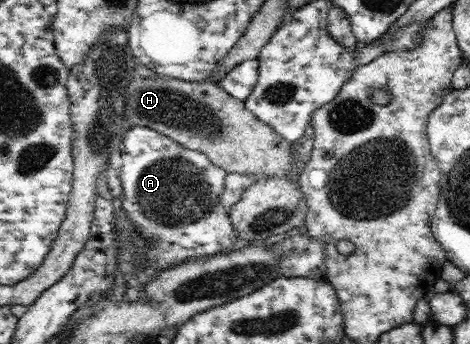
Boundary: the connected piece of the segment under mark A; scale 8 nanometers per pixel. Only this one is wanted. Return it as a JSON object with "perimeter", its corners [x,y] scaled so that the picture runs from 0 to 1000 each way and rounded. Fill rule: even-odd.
{"perimeter":[[[285,366],[270,375],[262,401],[257,462],[253,520],[262,544],[260,605],[277,625],[296,674],[283,701],[287,706],[315,695],[321,703],[319,718],[306,718],[300,741],[283,744],[291,782],[362,779],[374,762],[398,750],[411,753],[438,738],[460,741],[496,721],[506,695],[502,666],[489,642],[489,613],[477,608],[477,596],[466,587],[483,500],[447,471],[432,442],[396,430],[321,372]]]}

